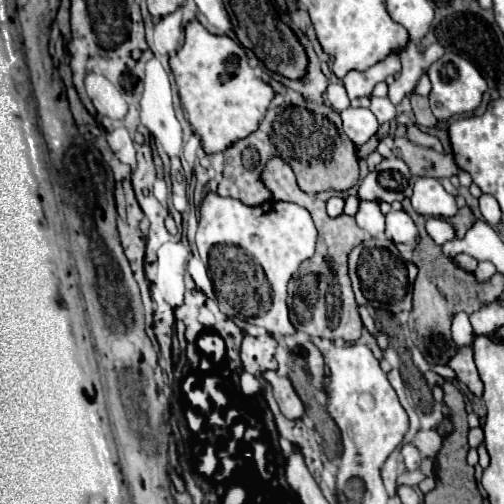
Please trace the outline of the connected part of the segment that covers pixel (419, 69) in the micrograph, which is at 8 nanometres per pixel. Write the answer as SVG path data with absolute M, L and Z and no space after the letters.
M407 42L407 46L401 50L401 64L403 70L395 78L395 82L388 85L388 98L394 105L403 100L407 92L411 92L419 78L425 74L425 70L443 56L443 48L439 44L431 44L425 50L419 48L415 42Z

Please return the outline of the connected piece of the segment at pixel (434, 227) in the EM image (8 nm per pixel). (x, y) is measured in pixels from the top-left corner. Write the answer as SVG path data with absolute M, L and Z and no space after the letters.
M429 218L427 220L427 232L437 244L445 244L447 240L455 238L453 226L449 222L445 222L445 220L439 220L439 218Z

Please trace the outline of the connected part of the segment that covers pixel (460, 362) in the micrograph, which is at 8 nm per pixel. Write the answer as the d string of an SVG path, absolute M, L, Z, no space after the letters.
M471 346L467 348L461 348L453 358L451 362L447 362L447 366L457 374L457 378L461 382L465 382L469 386L469 390L475 394L475 396L481 396L483 394L483 382L479 380L479 374L477 374L477 366L473 362L473 350Z

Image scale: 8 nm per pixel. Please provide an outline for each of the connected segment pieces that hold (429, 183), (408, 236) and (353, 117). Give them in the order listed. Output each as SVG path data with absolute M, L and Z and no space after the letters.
M417 178L413 186L411 204L415 212L421 216L451 218L459 210L455 198L435 178Z
M401 210L401 212L389 212L387 214L387 228L385 228L385 236L397 244L399 250L403 252L411 252L417 244L417 226L413 224L413 220Z
M347 108L341 112L345 134L355 142L357 146L365 144L379 128L377 118L369 108Z

